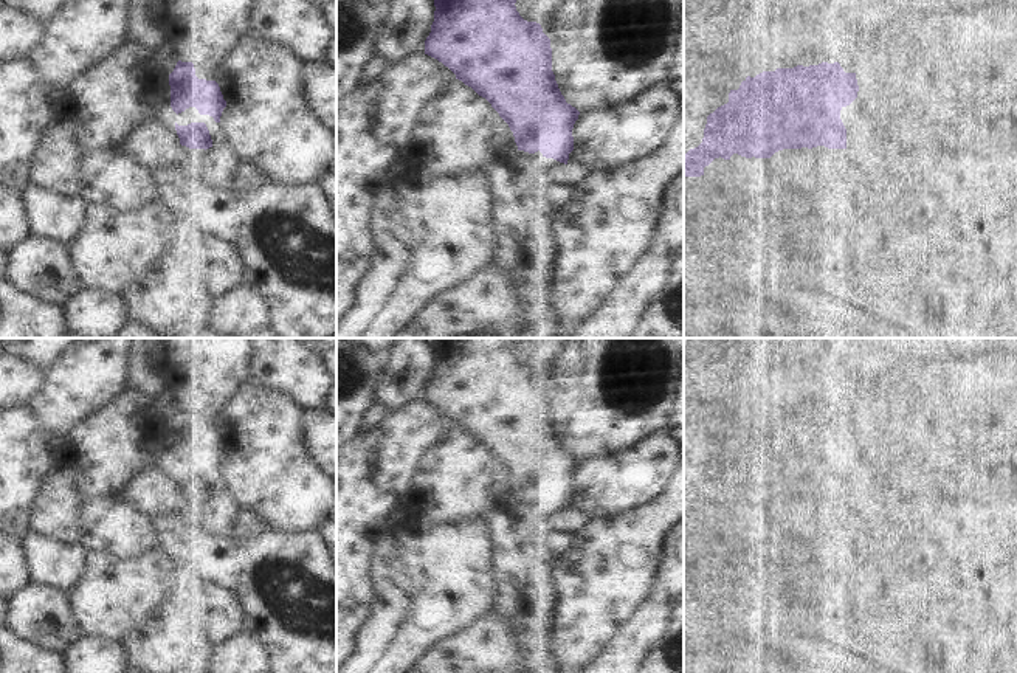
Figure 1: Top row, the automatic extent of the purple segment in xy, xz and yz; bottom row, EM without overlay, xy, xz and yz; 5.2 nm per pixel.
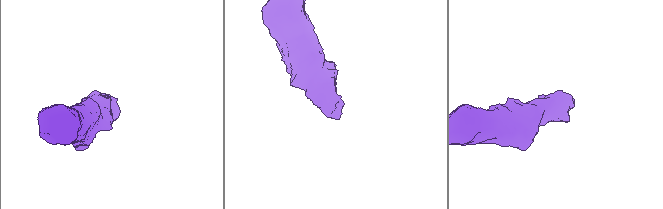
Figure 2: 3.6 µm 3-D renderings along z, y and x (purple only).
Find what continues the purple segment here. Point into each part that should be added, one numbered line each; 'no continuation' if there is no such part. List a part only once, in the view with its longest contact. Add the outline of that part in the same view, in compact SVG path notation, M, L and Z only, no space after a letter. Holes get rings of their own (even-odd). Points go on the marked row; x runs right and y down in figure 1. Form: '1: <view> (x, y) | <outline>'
1: yz (859, 132) | M856 98L850 105L842 107L840 119L846 129L846 158L871 172L881 171L876 152L868 147L877 135L865 118L865 104Z

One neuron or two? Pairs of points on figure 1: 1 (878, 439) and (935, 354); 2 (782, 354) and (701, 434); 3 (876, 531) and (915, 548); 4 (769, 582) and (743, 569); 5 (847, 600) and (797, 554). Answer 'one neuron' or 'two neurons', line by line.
1: two neurons
2: two neurons
3: one neuron
4: one neuron
5: two neurons

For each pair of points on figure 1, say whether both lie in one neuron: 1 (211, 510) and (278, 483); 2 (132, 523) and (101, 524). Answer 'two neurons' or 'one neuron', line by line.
1: two neurons
2: one neuron

